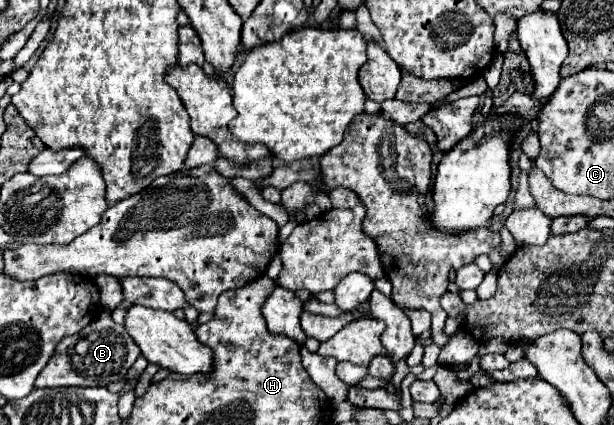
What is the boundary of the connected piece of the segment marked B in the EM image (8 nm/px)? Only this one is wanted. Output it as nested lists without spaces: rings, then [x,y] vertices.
[[[104,310],[96,320],[92,320],[86,328],[82,328],[82,334],[72,334],[64,338],[56,352],[52,354],[46,368],[40,372],[36,380],[36,388],[60,388],[60,386],[108,386],[112,382],[118,382],[126,376],[128,368],[136,362],[140,356],[140,348],[128,336],[126,328],[122,324],[116,324],[112,320],[112,312]]]

